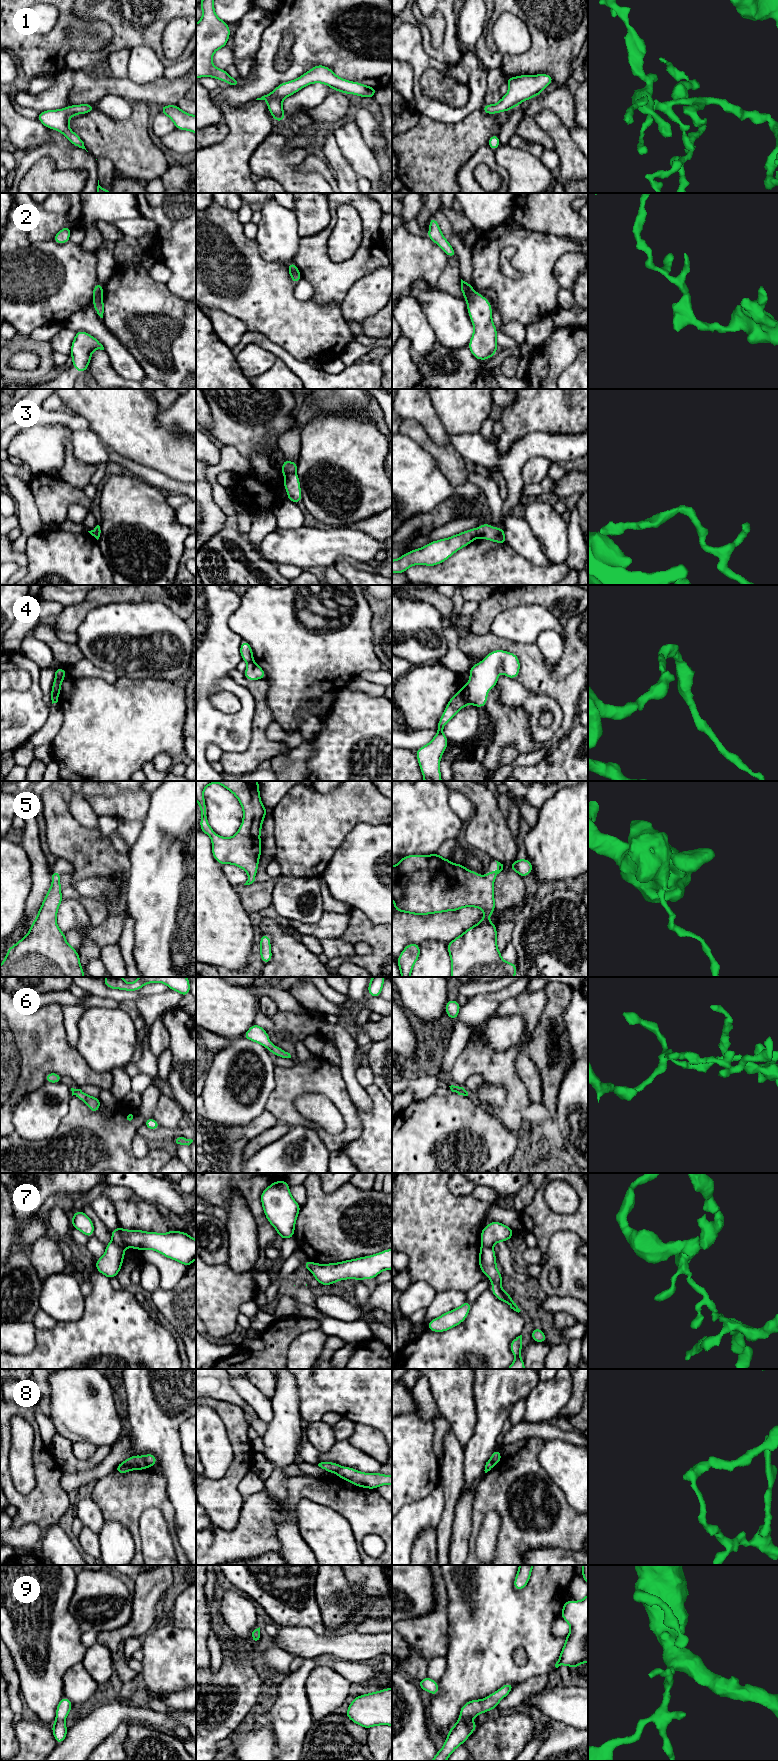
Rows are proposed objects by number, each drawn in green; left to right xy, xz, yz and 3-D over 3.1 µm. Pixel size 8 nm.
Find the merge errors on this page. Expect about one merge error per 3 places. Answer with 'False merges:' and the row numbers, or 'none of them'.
False merges: 2, 3, 4, 7, 8

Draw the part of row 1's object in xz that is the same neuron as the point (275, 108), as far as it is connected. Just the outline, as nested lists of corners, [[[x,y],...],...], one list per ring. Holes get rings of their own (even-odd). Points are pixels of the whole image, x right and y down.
[[[316,65],[299,78],[281,83],[275,90],[256,100],[266,100],[268,110],[276,122],[284,121],[286,116],[282,108],[282,101],[301,90],[303,87],[322,83],[331,87],[331,89],[340,91],[344,94],[354,94],[361,97],[373,98],[377,88],[370,87],[358,82],[348,81],[339,78],[330,68],[324,65]]]

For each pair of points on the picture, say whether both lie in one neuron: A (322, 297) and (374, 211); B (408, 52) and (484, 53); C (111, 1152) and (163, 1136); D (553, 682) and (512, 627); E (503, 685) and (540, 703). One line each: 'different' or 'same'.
A: same
B: different
C: different
D: different
E: same

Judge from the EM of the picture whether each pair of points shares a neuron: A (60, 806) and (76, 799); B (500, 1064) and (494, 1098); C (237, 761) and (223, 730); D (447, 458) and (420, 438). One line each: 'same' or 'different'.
A: different
B: different
C: different
D: same

